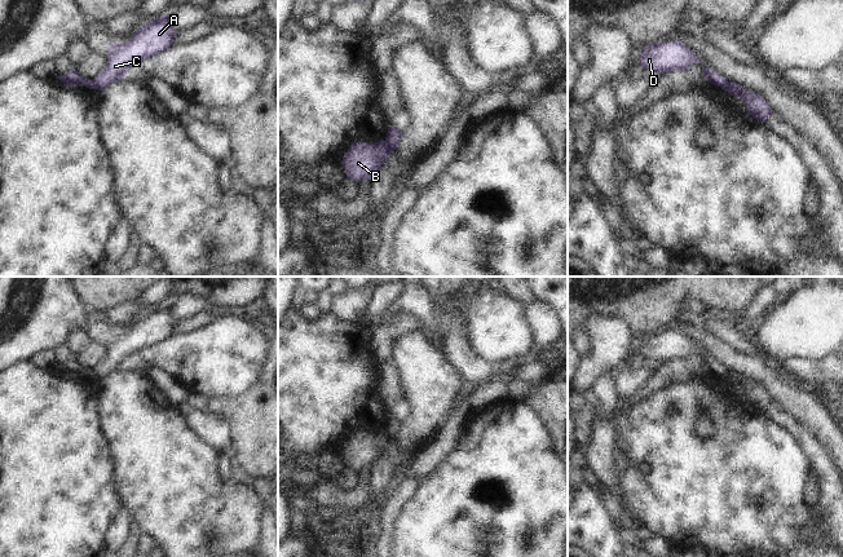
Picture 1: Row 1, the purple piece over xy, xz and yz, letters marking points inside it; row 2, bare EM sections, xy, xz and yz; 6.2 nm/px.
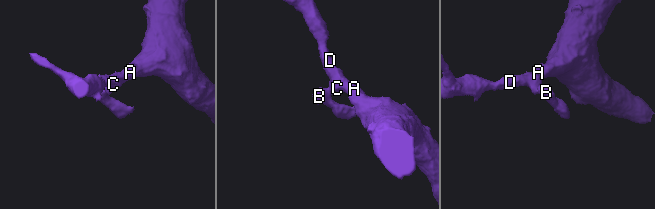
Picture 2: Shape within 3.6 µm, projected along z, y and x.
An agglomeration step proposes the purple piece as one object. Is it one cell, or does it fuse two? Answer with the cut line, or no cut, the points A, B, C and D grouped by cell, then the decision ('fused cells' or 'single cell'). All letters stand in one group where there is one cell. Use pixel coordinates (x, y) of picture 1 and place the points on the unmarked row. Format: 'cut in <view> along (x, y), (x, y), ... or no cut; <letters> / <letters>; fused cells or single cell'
cut in xz along (384, 430), (392, 438); A C D / B; fused cells

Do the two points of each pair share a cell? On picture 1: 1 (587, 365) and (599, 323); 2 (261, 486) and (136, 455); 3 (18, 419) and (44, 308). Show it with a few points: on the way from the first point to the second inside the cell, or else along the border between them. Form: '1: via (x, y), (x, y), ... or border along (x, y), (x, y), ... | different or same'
1: via (594, 354), (599, 349), (599, 334) | same
2: border along (254, 487), (264, 502) | different
3: border along (29, 359), (22, 359), (13, 366) | different

